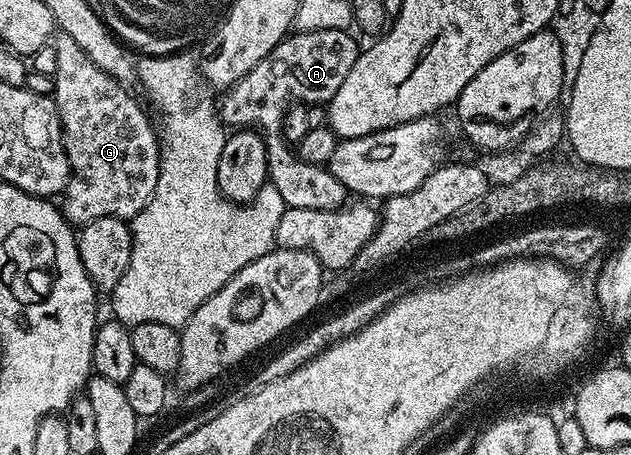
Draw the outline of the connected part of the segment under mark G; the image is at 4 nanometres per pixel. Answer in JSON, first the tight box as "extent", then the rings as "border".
{"extent":[52,34,160,225],"border":[[[55,34],[52,45],[56,49],[54,104],[62,122],[71,173],[64,192],[66,204],[61,204],[60,210],[71,225],[91,223],[96,217],[133,220],[156,189],[160,139],[155,124],[150,124],[147,108],[142,108],[123,84],[104,73],[72,37]]]}

